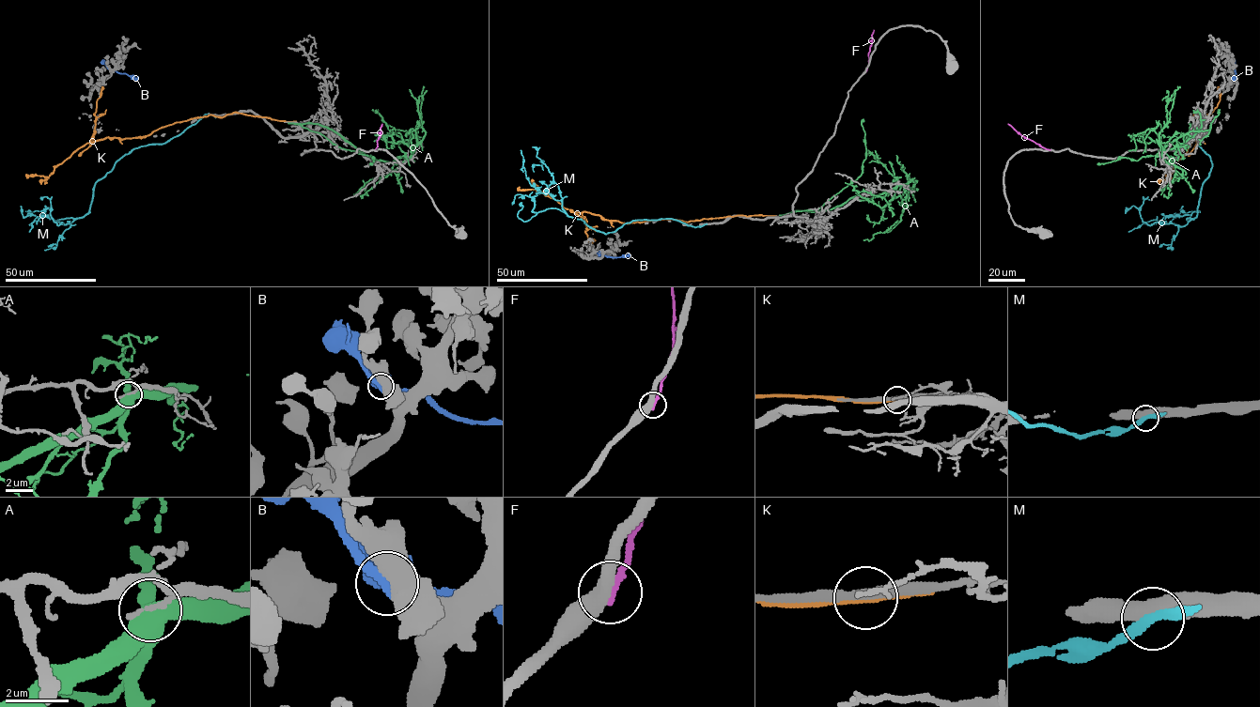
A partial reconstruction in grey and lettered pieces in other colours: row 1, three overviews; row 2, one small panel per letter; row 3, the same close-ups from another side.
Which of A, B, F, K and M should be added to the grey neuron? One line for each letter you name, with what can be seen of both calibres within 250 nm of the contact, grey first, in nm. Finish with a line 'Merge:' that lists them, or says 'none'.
B: 650 nm thick on the grey side, 380 nm on the other
Merge: B

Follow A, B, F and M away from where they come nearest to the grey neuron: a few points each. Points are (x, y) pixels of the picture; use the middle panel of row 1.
A: (897, 185), (876, 196), (850, 197), (823, 211), (791, 212), (820, 207), (861, 175), (866, 150), (863, 119)
B: (599, 252), (597, 253), (611, 257), (629, 253)
F: (865, 71), (874, 30)
M: (704, 224), (633, 221), (606, 234), (556, 208), (533, 212), (537, 190), (526, 177), (521, 150)

